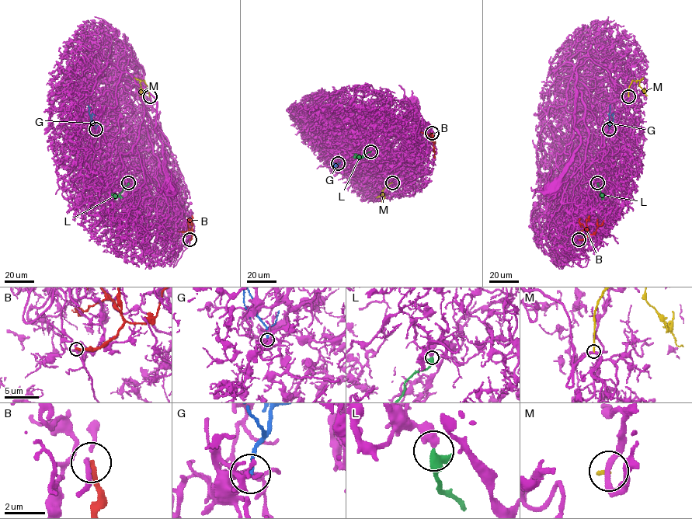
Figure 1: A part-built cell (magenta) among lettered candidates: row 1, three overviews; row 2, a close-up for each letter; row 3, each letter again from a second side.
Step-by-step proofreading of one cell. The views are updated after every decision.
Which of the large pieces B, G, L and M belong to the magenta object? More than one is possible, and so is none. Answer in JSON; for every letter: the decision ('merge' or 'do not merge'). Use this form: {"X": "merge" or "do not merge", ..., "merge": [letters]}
{"B": "do not merge", "G": "do not merge", "L": "merge", "M": "do not merge", "merge": ["L"]}

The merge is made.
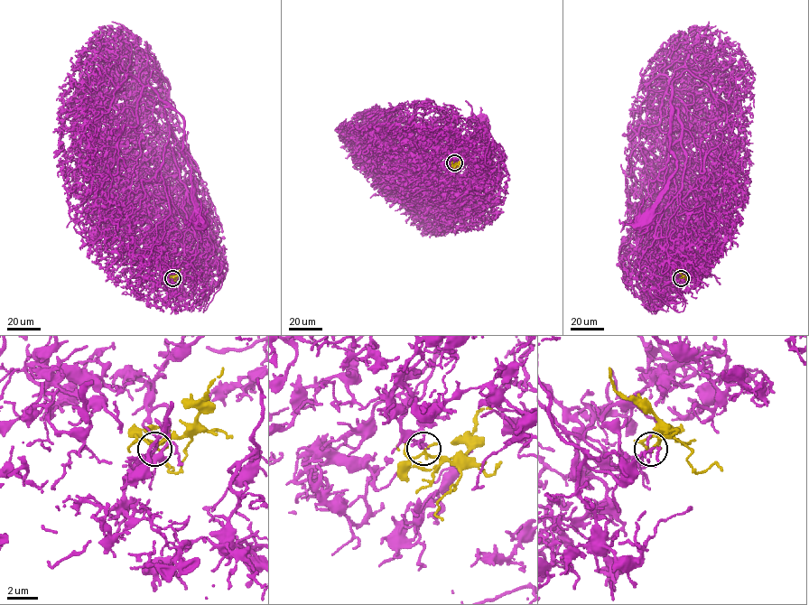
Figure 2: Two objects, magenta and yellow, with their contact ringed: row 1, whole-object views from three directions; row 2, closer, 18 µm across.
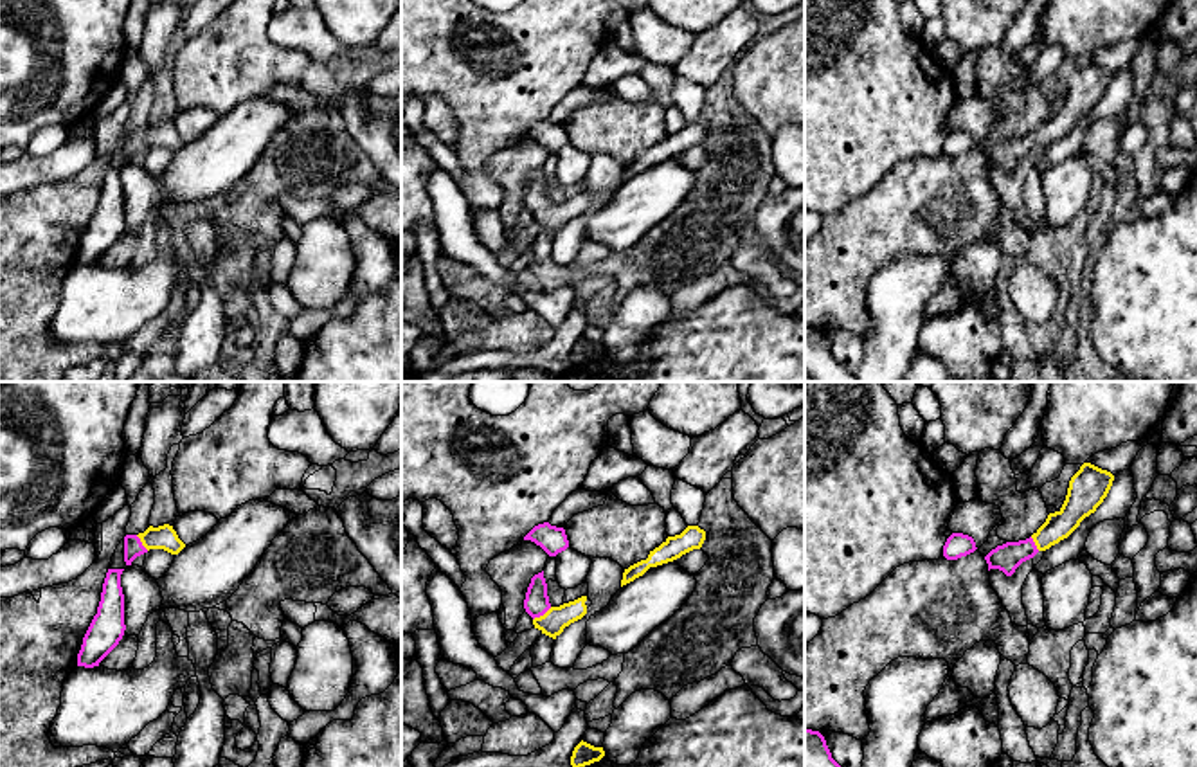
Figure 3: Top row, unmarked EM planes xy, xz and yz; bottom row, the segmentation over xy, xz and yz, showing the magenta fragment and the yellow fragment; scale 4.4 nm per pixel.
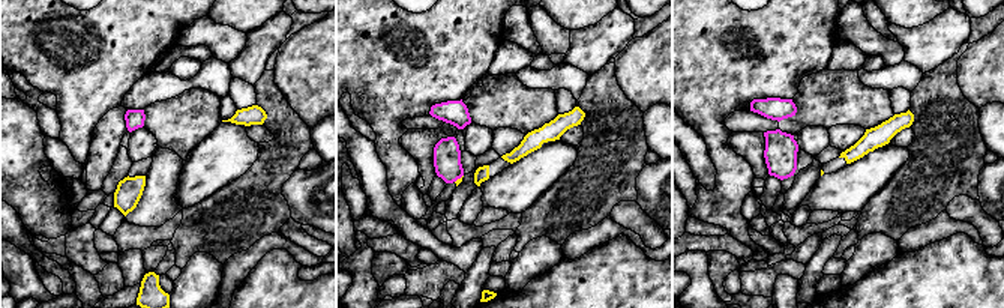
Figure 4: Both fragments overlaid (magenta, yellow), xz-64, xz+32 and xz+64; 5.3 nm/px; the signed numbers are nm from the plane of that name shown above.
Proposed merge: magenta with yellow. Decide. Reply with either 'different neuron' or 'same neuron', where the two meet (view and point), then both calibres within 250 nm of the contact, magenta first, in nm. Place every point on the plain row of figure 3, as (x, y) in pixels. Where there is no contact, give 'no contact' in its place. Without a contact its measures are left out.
same neuron; contact xz (542, 211); calibres 110 and 110 nm

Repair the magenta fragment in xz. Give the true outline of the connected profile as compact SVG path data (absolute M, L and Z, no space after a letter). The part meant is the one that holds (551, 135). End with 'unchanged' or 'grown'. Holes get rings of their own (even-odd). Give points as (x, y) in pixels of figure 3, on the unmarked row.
M549 119L535 122L524 137L531 137L540 142L549 153L556 153L558 149L569 144L569 137L563 124L551 122Z; unchanged

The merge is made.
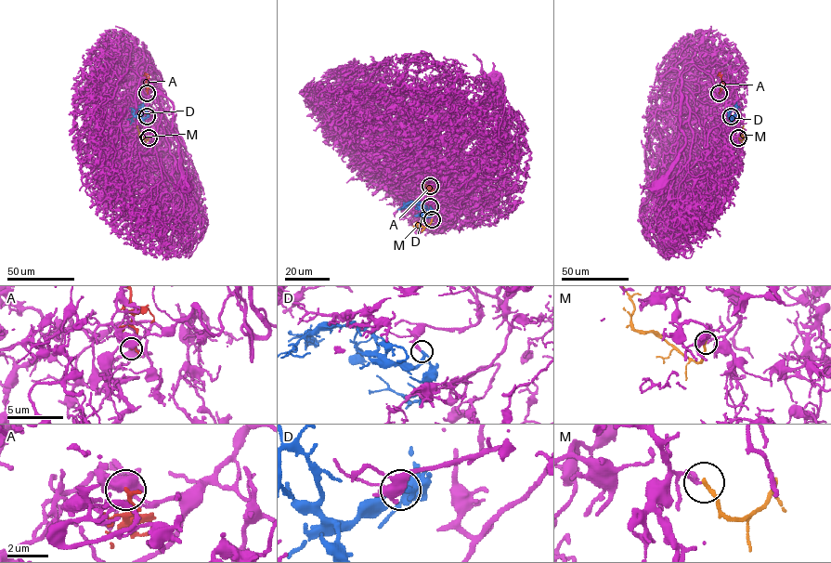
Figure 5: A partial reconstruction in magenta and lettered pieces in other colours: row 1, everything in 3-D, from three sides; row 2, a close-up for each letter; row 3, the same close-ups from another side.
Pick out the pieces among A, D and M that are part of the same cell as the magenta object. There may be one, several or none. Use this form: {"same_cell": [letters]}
{"same_cell": ["D"]}

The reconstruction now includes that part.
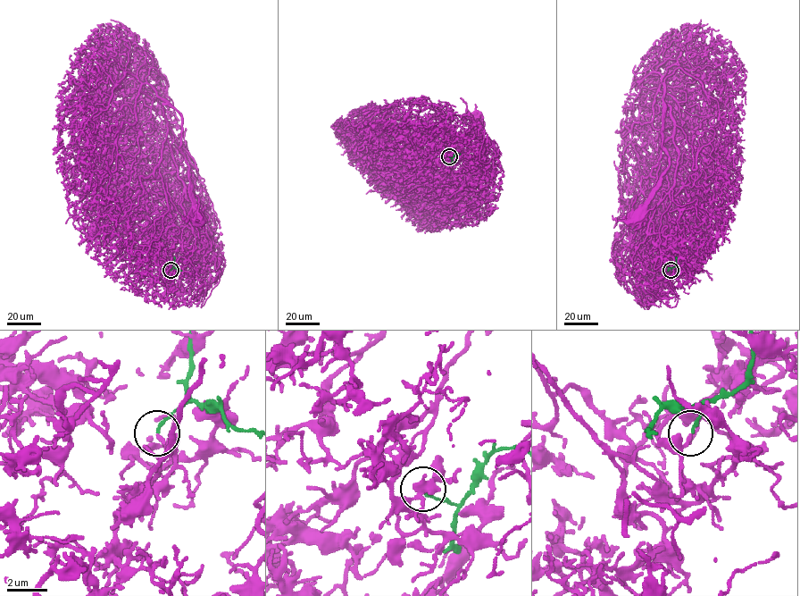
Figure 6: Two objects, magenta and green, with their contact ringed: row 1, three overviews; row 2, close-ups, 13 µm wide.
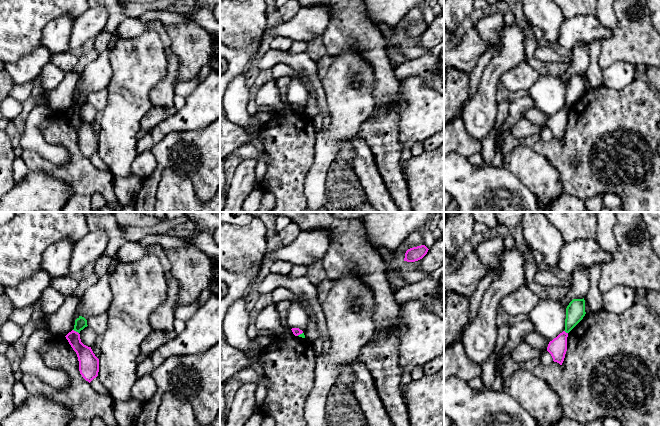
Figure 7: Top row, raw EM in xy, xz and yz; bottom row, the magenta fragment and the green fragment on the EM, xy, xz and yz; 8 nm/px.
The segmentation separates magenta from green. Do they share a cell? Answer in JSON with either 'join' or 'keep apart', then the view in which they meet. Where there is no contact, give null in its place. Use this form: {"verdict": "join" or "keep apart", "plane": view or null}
{"verdict": "keep apart", "plane": "xy"}

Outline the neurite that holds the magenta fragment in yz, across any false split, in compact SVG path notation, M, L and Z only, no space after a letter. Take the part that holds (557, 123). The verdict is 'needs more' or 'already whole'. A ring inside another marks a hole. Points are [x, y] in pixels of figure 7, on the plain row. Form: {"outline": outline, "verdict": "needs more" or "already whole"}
{"outline": "M563 107L549 118L547 127L551 130L553 137L562 141L567 127L568 109Z", "verdict": "already whole"}

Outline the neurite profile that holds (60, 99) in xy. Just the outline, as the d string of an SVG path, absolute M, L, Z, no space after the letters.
M74 69L65 72L64 79L57 87L44 93L47 107L52 112L66 112L74 105L73 95L78 79L79 73Z

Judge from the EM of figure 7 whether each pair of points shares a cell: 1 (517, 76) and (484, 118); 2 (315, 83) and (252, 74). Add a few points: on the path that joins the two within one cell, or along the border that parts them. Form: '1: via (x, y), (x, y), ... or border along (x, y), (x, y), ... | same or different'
1: border along (516, 66), (507, 70), (498, 82) | different
2: border along (255, 66), (260, 70) | different

